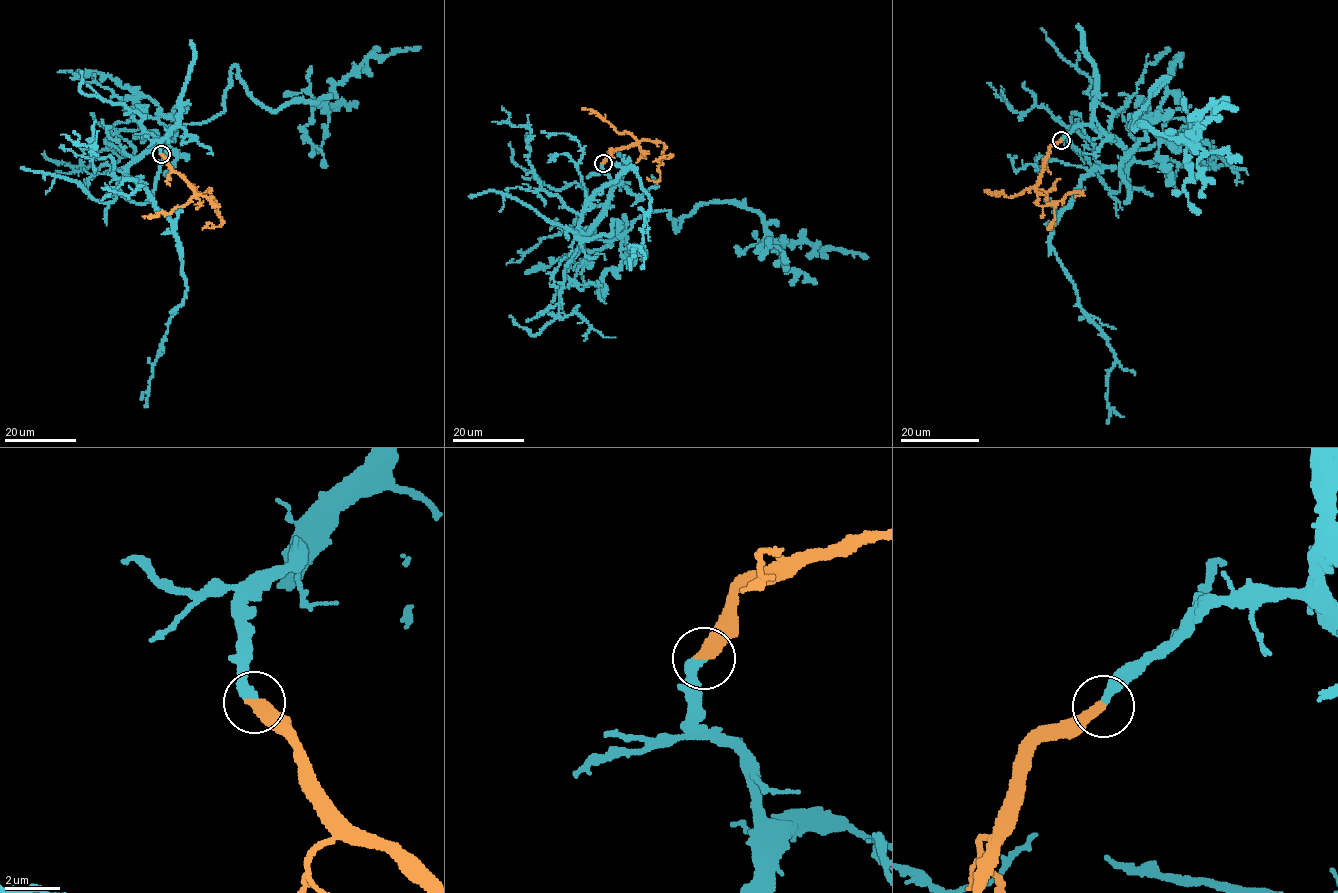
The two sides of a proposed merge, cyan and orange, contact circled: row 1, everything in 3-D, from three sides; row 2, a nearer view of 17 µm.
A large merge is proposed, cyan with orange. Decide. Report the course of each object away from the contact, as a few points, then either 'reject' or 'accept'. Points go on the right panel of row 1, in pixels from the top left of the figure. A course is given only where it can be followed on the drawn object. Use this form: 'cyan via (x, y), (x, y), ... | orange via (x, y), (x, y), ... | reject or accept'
cyan via (1061, 140), (1107, 132), (1127, 202), (1163, 78), (1135, 130), (1192, 141), (1236, 109) | orange via (1061, 140), (1051, 147), (1036, 187), (1039, 205), (1057, 202), (1055, 218), (1049, 228), (1052, 229) | accept

